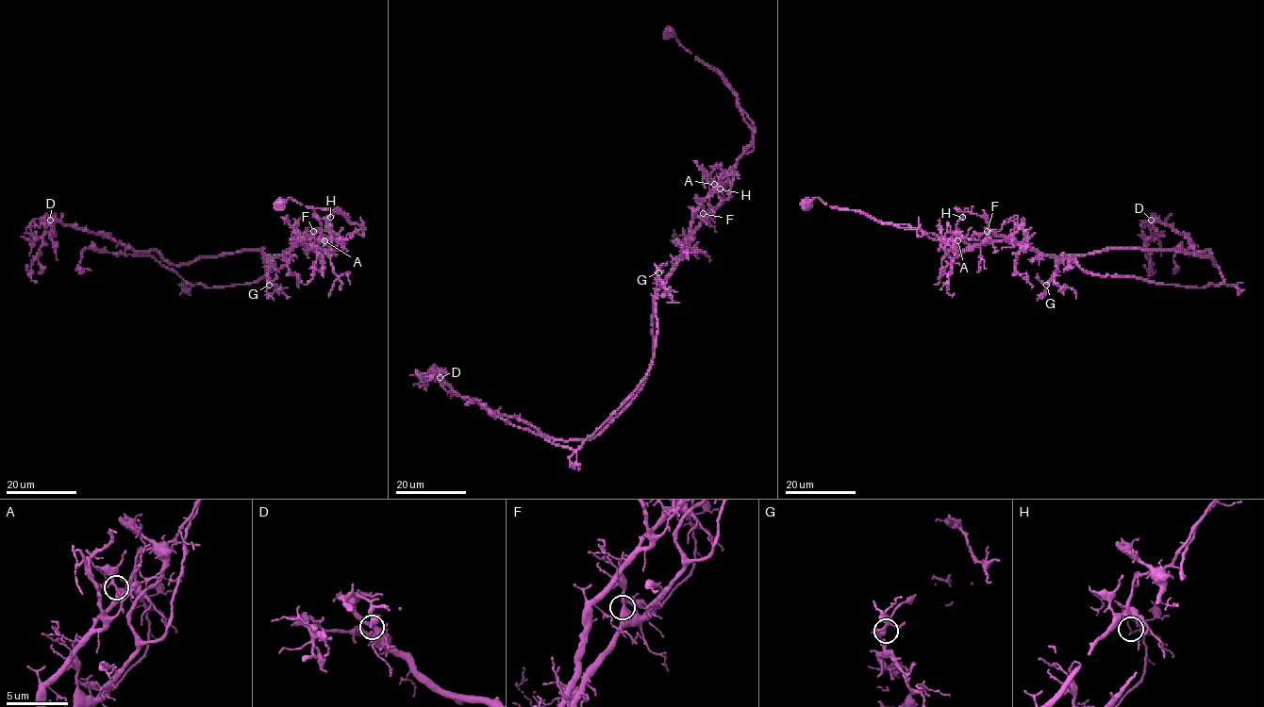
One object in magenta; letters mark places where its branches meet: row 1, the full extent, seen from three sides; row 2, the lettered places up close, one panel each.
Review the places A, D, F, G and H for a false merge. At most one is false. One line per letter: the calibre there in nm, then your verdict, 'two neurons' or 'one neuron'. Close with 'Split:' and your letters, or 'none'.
A: 300 nm | one neuron
D: 480 nm | one neuron
F: 500 nm | one neuron
G: 260 nm | one neuron
H: 110 nm | two neurons
Split: H

